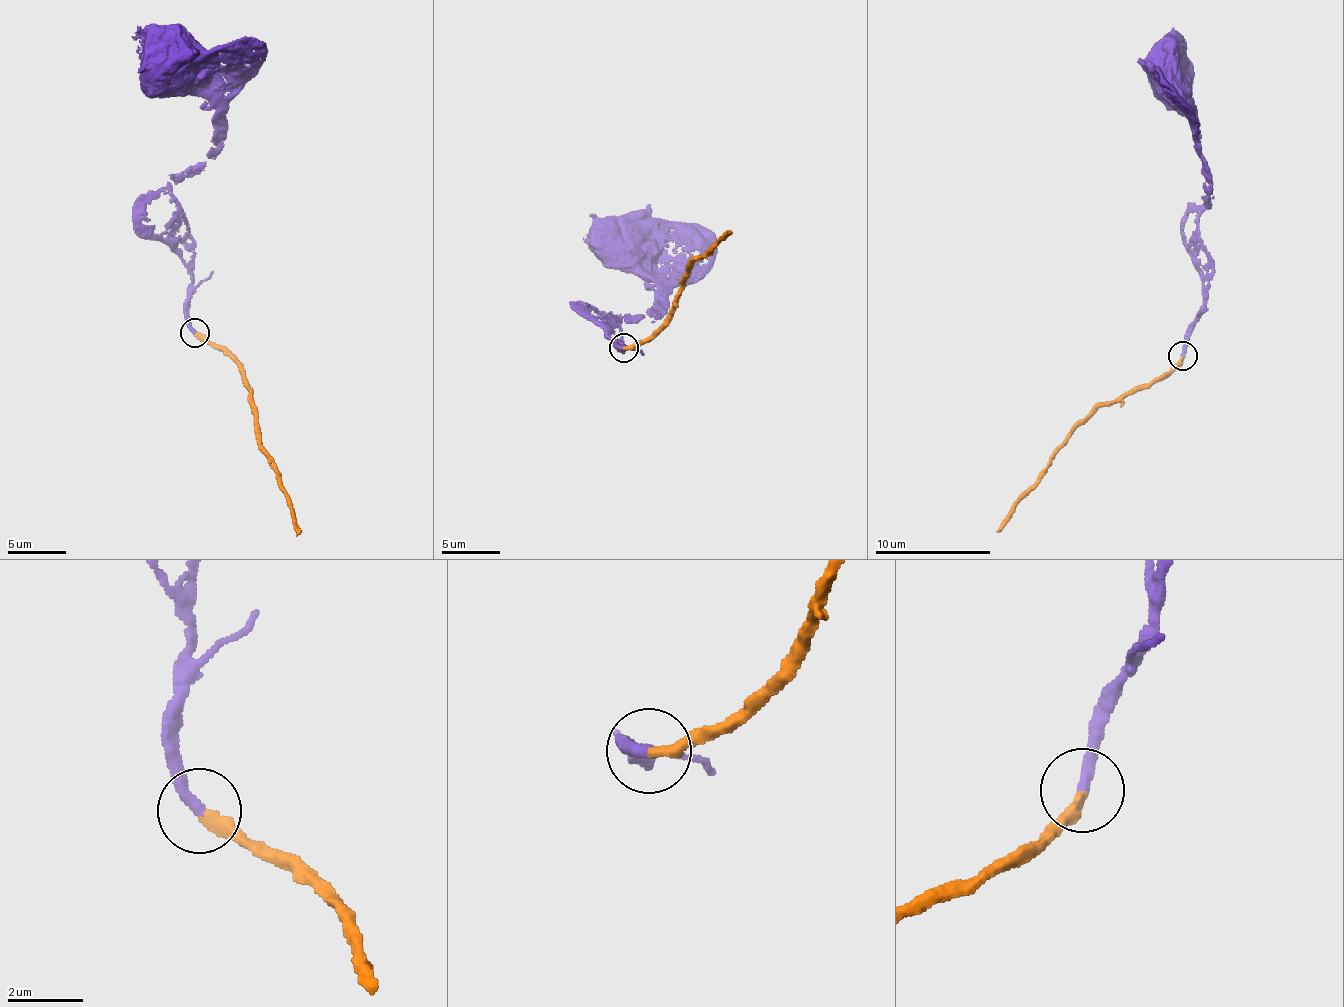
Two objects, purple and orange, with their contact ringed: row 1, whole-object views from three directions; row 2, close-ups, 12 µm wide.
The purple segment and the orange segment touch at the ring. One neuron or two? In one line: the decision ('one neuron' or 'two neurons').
one neuron

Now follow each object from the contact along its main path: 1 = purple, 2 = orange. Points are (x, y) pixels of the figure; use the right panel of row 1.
1: (1182, 355), (1188, 329), (1202, 307), (1197, 221), (1204, 211), (1206, 180), (1195, 129), (1163, 87), (1163, 78)
2: (1182, 358), (1153, 380), (1099, 406), (1067, 441), (1042, 478), (997, 532)

